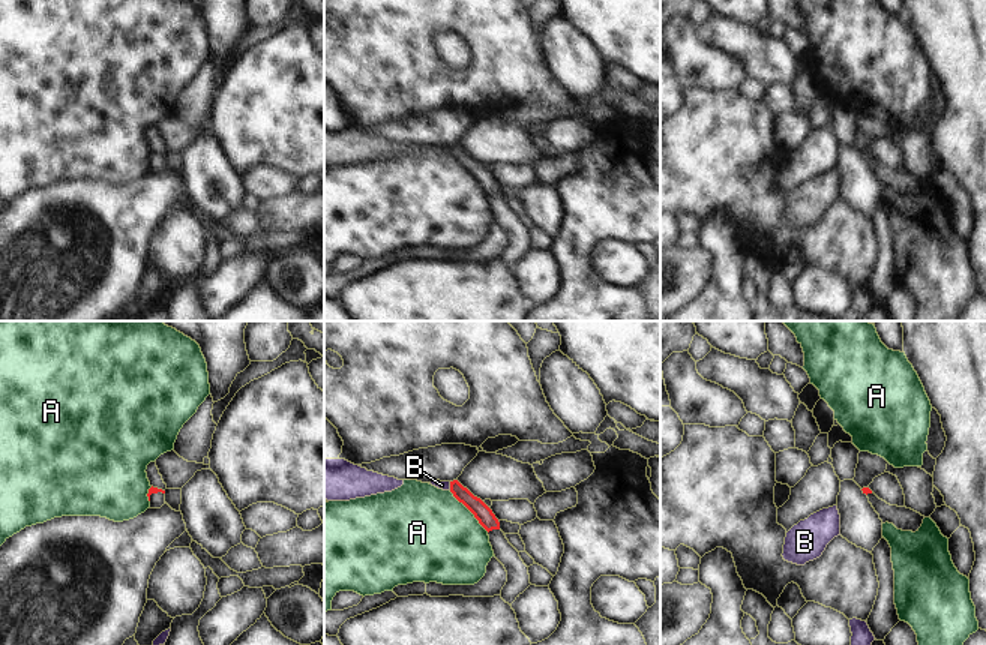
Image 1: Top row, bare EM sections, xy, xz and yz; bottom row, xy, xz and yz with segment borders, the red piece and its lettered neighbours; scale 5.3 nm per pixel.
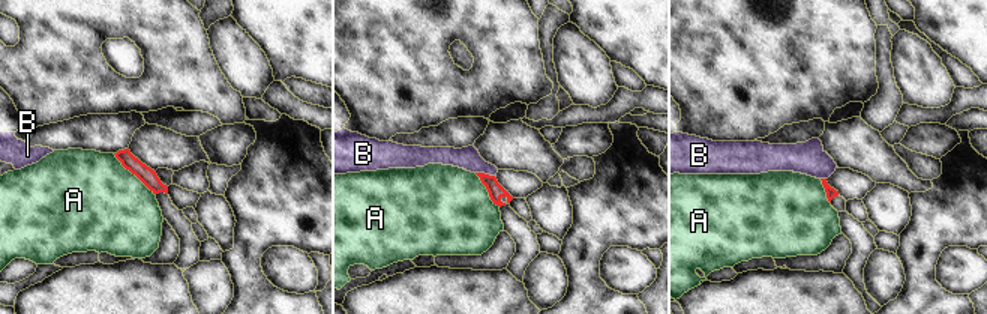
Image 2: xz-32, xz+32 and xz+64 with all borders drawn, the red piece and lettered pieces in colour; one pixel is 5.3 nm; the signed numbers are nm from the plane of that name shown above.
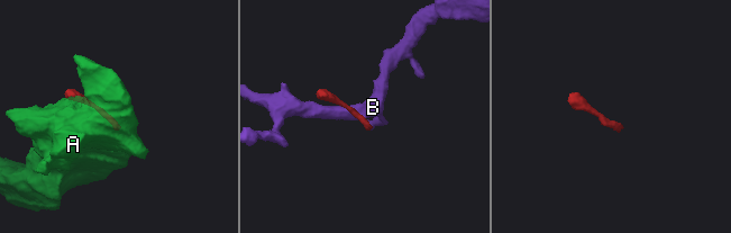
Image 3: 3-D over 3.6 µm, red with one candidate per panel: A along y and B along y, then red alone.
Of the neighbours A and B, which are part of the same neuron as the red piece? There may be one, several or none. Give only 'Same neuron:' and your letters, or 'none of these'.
Same neuron: none of these

